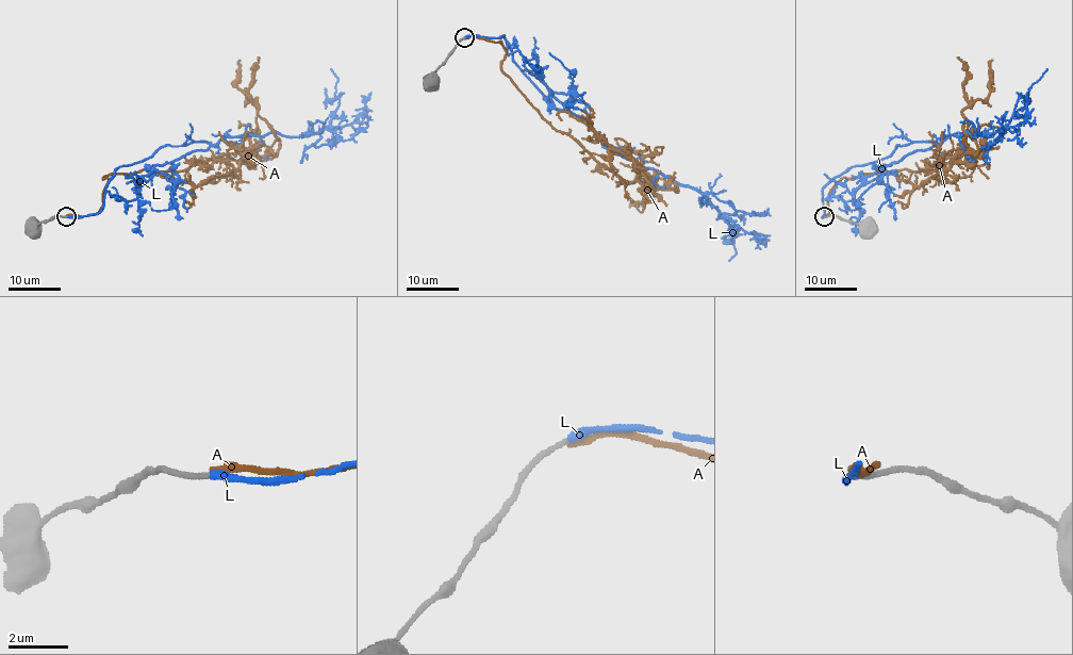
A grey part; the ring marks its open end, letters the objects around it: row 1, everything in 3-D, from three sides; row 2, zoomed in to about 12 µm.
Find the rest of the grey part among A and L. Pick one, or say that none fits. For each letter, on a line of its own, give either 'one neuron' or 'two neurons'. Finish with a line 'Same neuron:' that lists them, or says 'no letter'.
A: two neurons
L: one neuron
Same neuron: L

